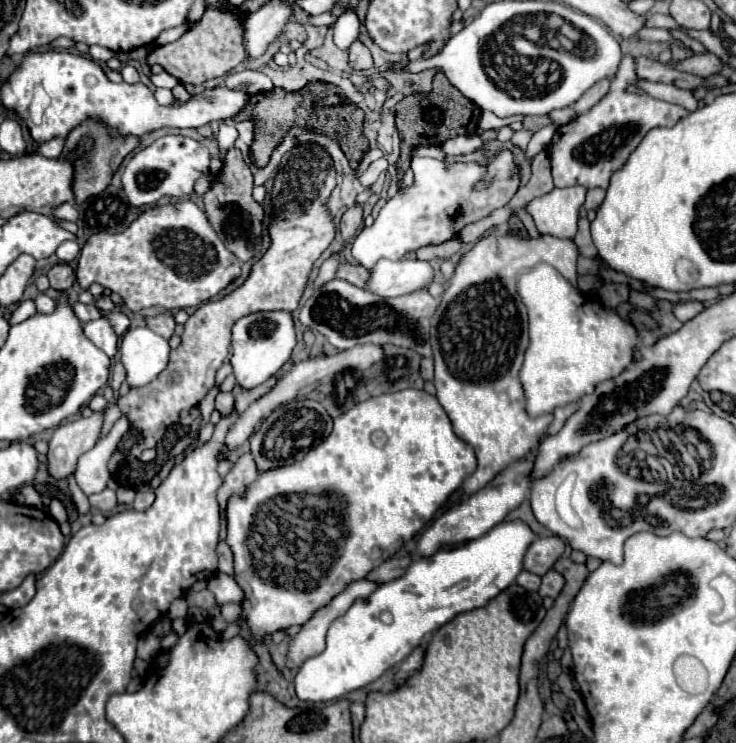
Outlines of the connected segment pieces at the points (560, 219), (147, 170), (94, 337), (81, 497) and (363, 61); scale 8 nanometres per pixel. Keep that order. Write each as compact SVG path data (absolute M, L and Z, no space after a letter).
M553 188L541 198L533 198L527 204L527 212L533 216L535 226L541 234L555 238L573 238L579 222L579 208L585 202L585 188Z
M163 136L157 138L151 146L137 152L125 166L121 176L123 190L133 206L155 204L163 196L189 196L193 192L193 184L199 176L209 174L209 152L207 148L185 136Z
M101 316L99 320L93 320L93 322L83 324L83 332L85 332L85 336L87 336L99 350L103 350L109 358L115 356L119 338L117 338L117 334L113 332L113 328L111 328L111 324L107 322L105 316Z
M69 476L69 490L71 490L71 494L73 494L73 502L75 502L79 514L89 514L89 512L91 512L89 498L87 498L87 494L83 494L83 490L77 486L77 482L75 482L73 476Z
M355 40L351 44L351 48L349 48L349 66L353 70L369 70L369 68L373 68L371 52L359 40Z

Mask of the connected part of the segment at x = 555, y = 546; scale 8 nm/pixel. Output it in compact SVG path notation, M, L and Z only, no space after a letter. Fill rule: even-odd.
M559 536L537 538L529 546L529 550L527 550L525 558L523 558L523 568L527 572L533 572L533 574L543 576L547 570L551 570L551 566L563 554L563 550L565 550L565 542ZM559 544L561 544L561 552L559 552Z

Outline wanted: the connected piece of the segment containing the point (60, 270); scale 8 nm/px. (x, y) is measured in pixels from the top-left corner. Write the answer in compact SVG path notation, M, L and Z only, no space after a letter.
M55 264L49 272L47 272L47 278L51 282L51 288L55 290L67 290L71 288L73 284L77 284L75 280L75 270L69 266L69 264Z

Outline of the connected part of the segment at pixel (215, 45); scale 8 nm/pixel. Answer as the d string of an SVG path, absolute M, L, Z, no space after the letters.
M207 8L203 18L195 22L177 42L153 48L147 56L147 64L163 66L181 84L203 84L211 78L225 76L227 72L237 68L243 62L243 58L245 58L243 28L239 20L231 12Z

